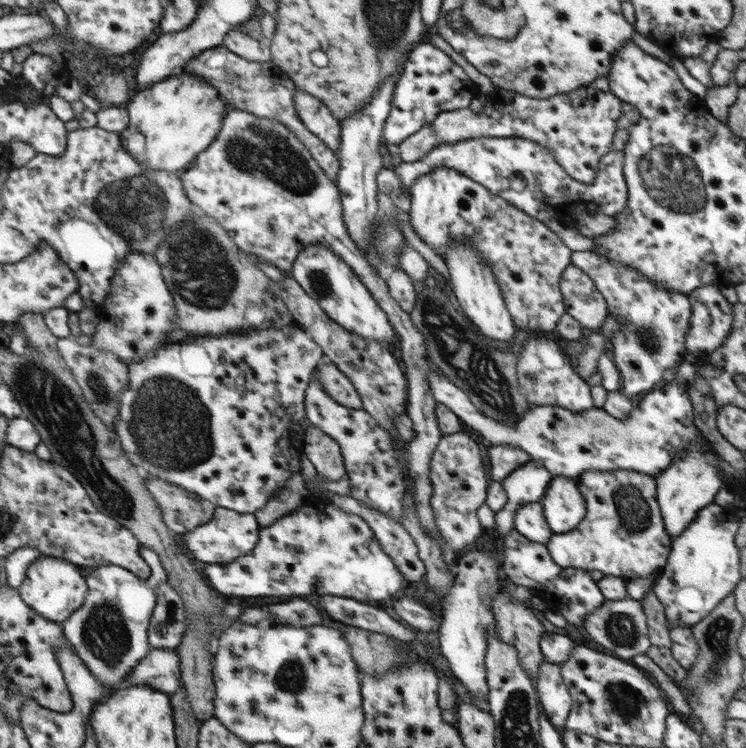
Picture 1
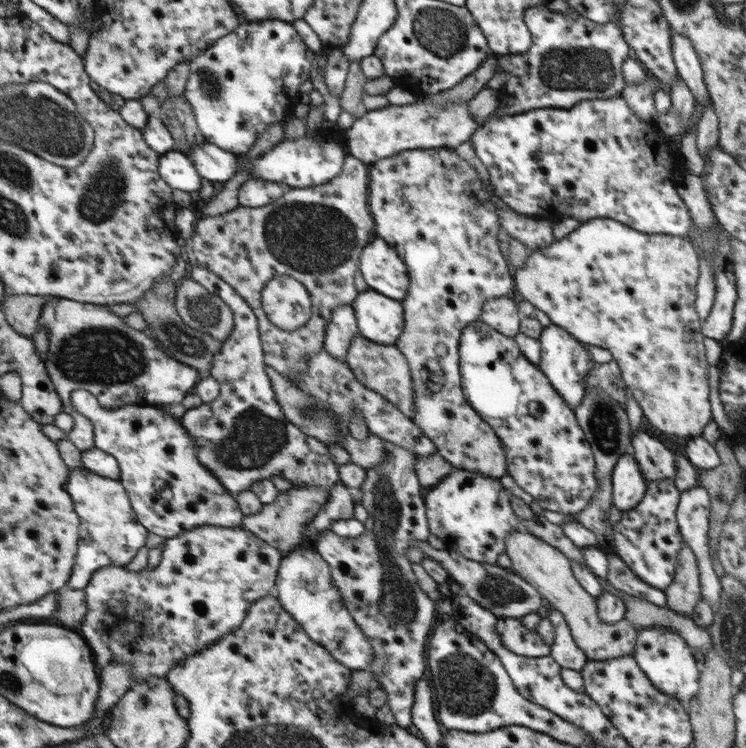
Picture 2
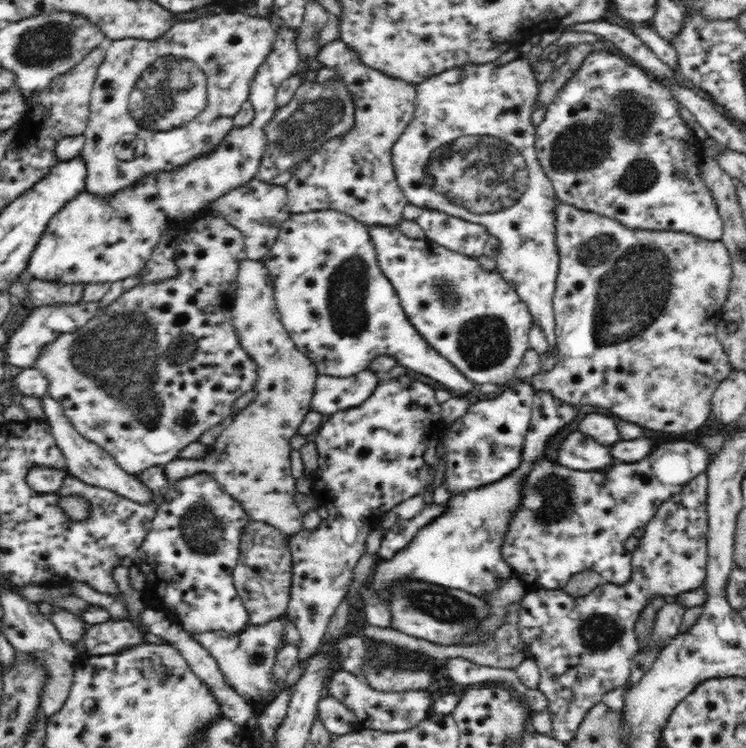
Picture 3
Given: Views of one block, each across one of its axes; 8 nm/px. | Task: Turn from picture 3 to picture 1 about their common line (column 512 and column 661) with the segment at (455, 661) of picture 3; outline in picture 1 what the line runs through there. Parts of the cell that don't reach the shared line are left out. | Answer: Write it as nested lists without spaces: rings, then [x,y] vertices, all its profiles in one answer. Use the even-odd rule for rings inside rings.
[[[648,655],[633,656],[634,664],[638,665],[638,668],[644,668],[649,675],[654,677],[657,681],[658,687],[661,687],[665,691],[666,700],[670,701],[671,710],[677,713],[684,720],[688,720],[697,730],[702,728],[698,715],[692,710],[689,702],[684,698],[679,691],[679,686],[674,683],[674,679],[668,676],[660,666],[656,665]]]

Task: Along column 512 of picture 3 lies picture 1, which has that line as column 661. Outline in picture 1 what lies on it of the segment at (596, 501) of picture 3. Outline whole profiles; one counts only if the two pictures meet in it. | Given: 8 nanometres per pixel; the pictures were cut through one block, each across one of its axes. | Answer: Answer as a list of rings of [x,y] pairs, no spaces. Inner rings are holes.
[[[587,472],[577,480],[585,497],[586,516],[574,531],[553,534],[546,543],[550,558],[558,566],[600,570],[626,581],[648,578],[663,570],[673,548],[657,501],[656,480],[640,472]]]

